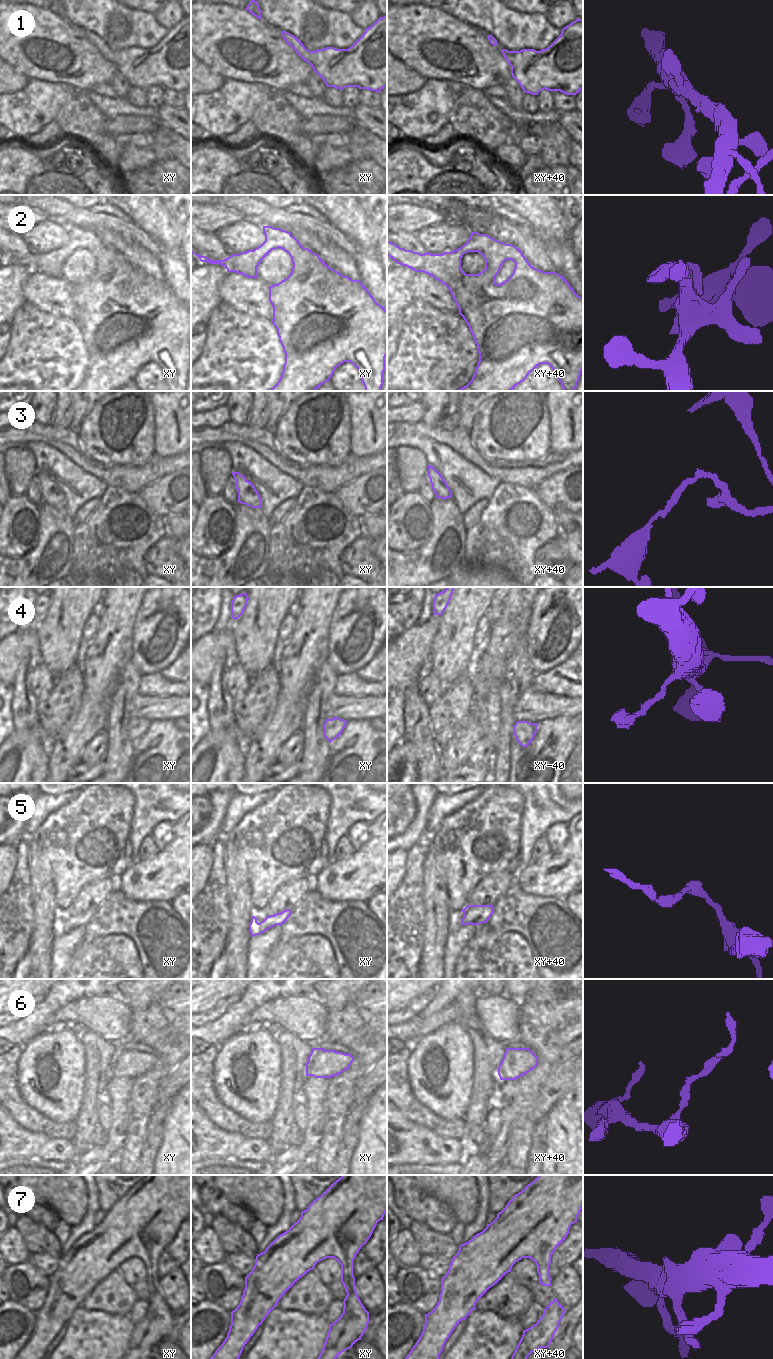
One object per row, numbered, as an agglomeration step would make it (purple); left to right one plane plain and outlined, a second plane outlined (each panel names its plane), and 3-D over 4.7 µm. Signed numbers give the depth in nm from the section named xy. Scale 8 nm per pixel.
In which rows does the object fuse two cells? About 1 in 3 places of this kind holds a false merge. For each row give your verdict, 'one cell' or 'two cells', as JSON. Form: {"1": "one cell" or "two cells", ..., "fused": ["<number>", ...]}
{"1": "one cell", "2": "one cell", "3": "two cells", "4": "one cell", "5": "one cell", "6": "two cells", "7": "one cell", "fused": ["3", "6"]}

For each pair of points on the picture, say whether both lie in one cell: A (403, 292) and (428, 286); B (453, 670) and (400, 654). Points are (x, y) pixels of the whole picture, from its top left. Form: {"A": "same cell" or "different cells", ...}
{"A": "different cells", "B": "different cells"}

